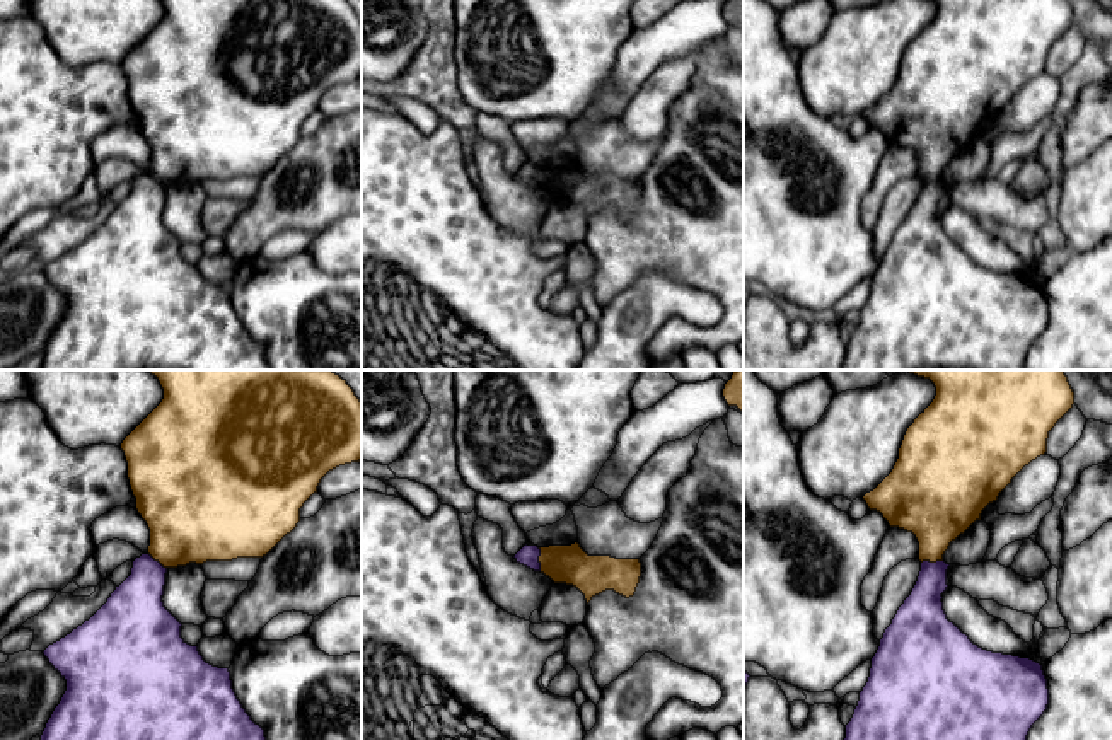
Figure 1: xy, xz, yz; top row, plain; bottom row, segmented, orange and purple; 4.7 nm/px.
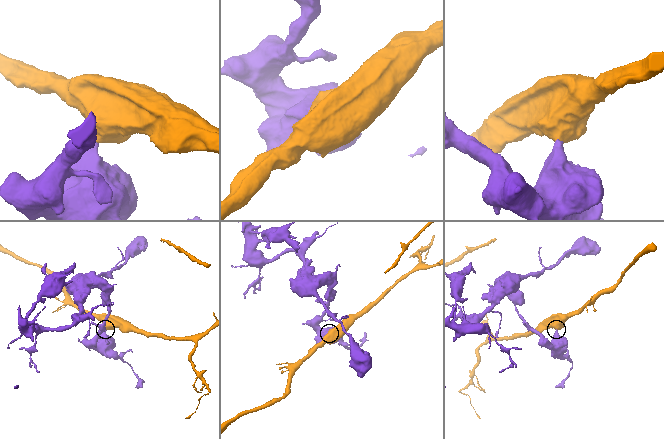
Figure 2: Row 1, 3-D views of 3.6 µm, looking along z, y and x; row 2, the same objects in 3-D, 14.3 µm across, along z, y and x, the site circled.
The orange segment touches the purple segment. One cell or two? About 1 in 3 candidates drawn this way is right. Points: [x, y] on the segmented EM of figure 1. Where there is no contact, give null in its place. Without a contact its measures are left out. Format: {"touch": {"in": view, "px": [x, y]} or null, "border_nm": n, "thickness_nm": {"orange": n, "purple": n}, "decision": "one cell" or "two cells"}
{"touch": {"in": "xz", "px": [539, 560]}, "border_nm": 110, "thickness_nm": {"orange": 180, "purple": 100}, "decision": "two cells"}

